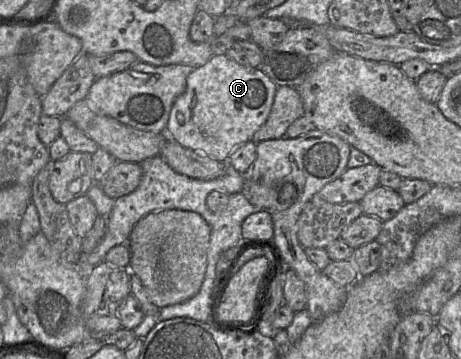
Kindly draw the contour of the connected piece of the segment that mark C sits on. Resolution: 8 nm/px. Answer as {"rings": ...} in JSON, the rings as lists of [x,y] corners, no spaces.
{"rings":[[[218,51],[188,75],[185,91],[177,97],[171,108],[165,133],[183,147],[201,152],[213,160],[228,162],[229,154],[236,147],[252,140],[254,133],[267,120],[277,87],[259,68],[242,66],[230,59],[225,51]]]}

